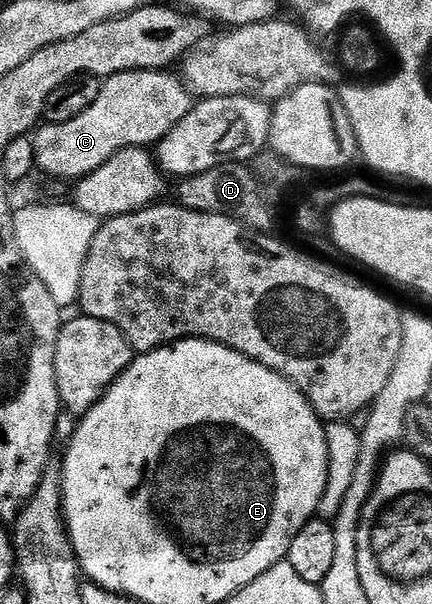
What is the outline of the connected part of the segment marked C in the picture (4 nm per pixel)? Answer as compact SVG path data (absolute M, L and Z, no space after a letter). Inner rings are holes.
M151 70L149 72L121 72L115 76L108 76L102 80L100 98L84 110L72 122L60 122L59 124L43 123L33 133L34 141L34 167L39 173L51 176L54 180L70 180L77 182L92 170L100 170L108 158L112 158L117 152L125 148L146 148L157 145L158 141L165 138L184 117L189 114L196 103L195 97L189 88L177 75L169 76L166 70Z

